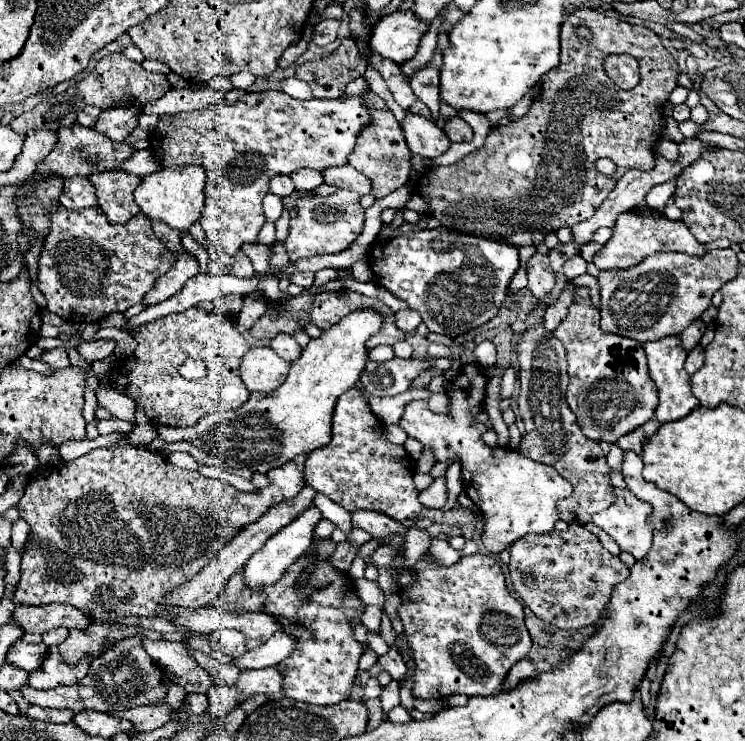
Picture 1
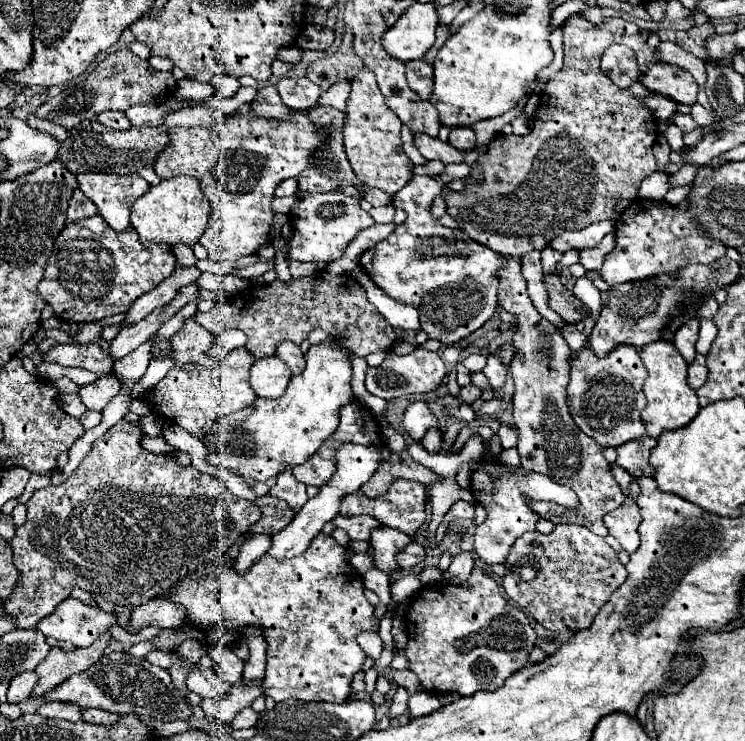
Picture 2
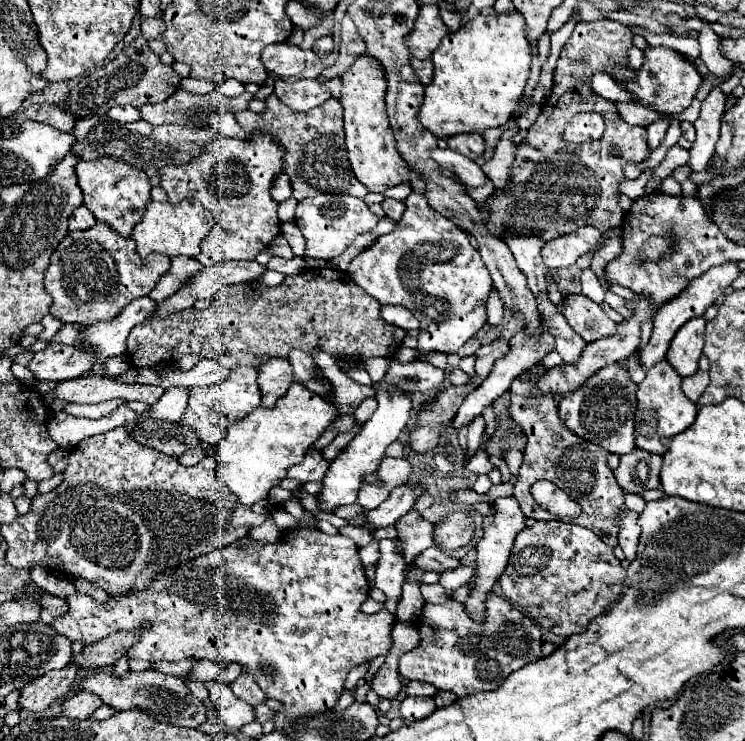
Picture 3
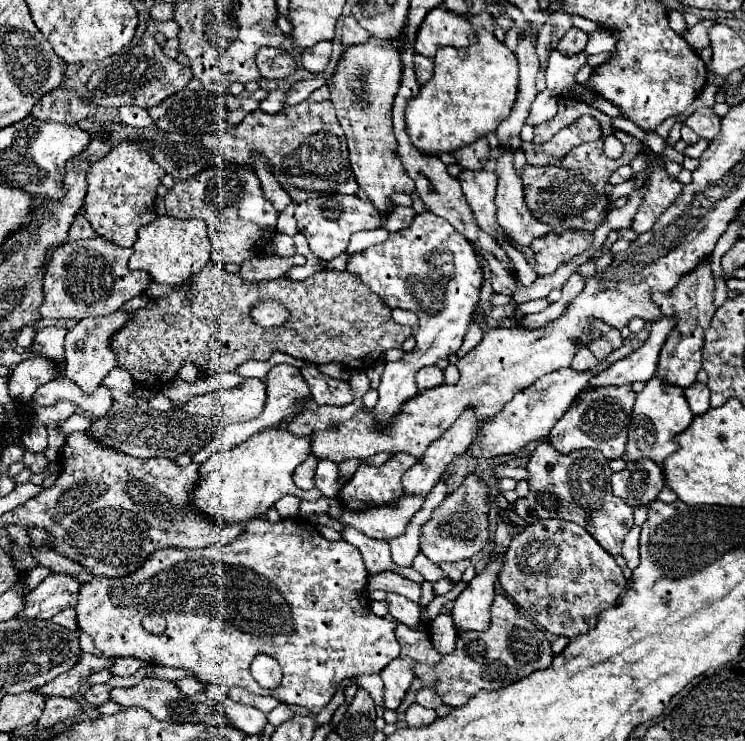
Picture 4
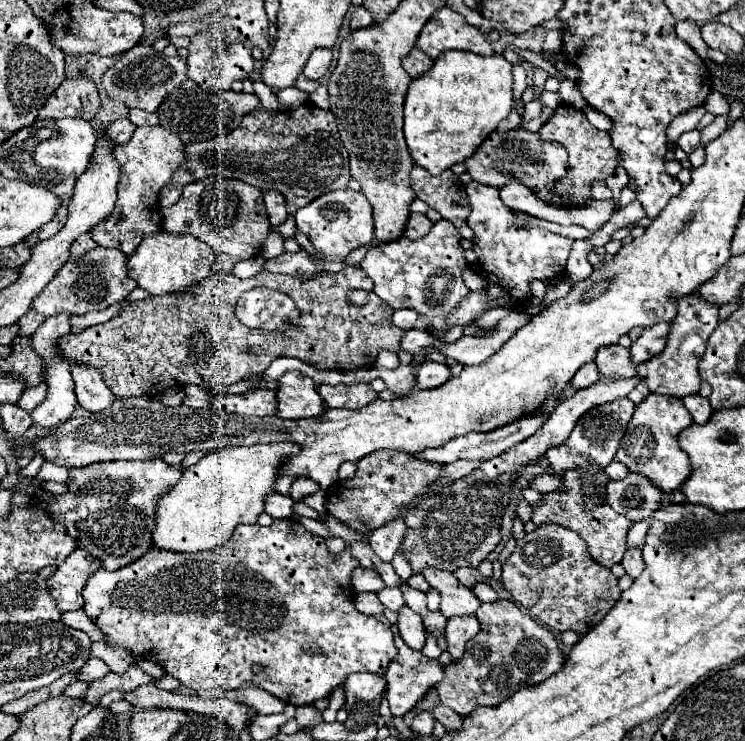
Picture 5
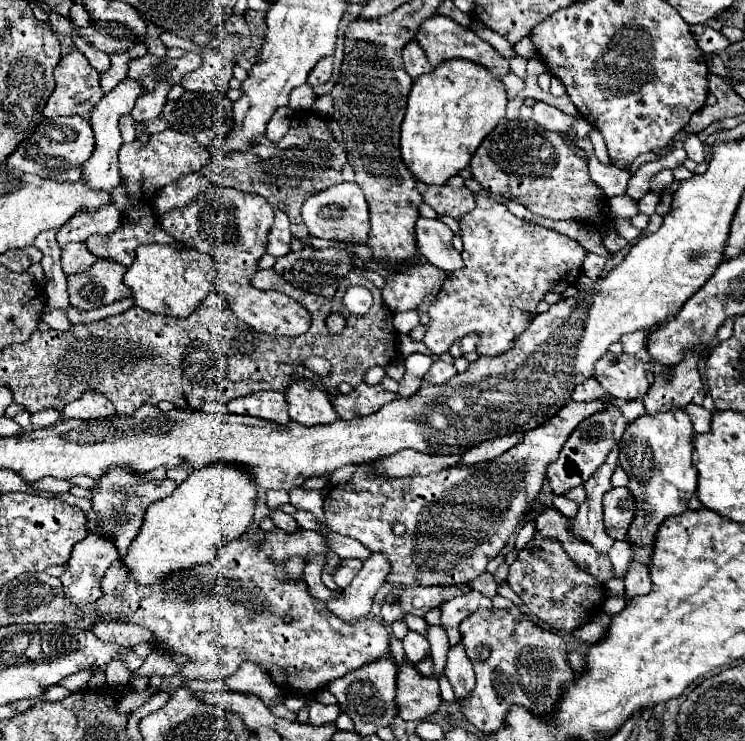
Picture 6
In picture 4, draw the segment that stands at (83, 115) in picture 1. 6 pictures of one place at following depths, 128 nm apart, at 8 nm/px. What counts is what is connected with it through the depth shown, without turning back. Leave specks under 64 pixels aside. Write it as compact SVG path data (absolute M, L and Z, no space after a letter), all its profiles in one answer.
M120 106L118 108L120 112L120 120L128 126L136 126L136 128L146 128L146 126L152 126L154 120L150 118L150 114L138 106Z

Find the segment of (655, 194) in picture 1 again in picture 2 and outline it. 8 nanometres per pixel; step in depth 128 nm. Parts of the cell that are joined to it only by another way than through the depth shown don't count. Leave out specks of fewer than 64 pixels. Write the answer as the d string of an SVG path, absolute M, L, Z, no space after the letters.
M686 164L686 166L682 166L682 168L672 176L672 184L674 184L674 186L690 184L690 182L696 178L696 174L698 174L698 166Z

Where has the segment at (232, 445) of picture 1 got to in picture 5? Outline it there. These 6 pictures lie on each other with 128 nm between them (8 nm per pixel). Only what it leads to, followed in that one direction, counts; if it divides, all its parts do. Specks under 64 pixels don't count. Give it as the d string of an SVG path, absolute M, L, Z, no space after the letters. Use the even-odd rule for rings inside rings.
M254 444L206 454L190 466L178 484L156 504L152 548L170 552L212 550L228 540L238 524L256 524L264 512L264 496L274 492L278 468L284 458L300 452L296 444ZM319 490L318 492L316 492L316 494L307 496L303 500L303 502L306 505L318 511L319 514L322 516L327 514L327 510L325 507L325 501L326 501L326 492L323 490Z

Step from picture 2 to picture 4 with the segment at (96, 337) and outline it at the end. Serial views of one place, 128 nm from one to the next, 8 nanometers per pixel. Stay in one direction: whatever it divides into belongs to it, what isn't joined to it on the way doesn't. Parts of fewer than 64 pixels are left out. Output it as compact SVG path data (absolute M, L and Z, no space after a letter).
M114 368L106 378L104 384L108 388L114 388L114 404L108 410L104 418L96 418L90 428L84 430L84 434L92 436L98 444L124 452L134 458L176 458L180 454L196 454L200 448L210 444L214 438L218 438L220 428L218 422L204 416L192 416L186 410L172 410L172 412L160 412L154 410L146 398L136 398L132 394L134 384L128 372Z

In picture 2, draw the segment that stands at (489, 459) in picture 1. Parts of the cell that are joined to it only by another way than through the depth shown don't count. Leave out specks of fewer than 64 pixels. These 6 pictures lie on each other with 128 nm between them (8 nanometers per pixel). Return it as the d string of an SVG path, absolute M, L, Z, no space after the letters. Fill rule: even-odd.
M414 402L406 408L404 412L404 430L408 432L410 438L422 440L424 434L432 428L438 426L438 420L434 414L430 414L428 404L424 402ZM496 460L478 462L476 470L472 472L472 492L474 492L476 500L488 512L486 520L482 524L478 524L476 534L474 534L474 550L476 550L478 558L486 564L504 564L516 538L520 538L520 534L536 528L536 522L540 518L526 506L526 496L532 500L550 500L564 508L580 506L578 496L568 486L562 486L544 474L534 474L534 472L524 474L522 468L510 470Z

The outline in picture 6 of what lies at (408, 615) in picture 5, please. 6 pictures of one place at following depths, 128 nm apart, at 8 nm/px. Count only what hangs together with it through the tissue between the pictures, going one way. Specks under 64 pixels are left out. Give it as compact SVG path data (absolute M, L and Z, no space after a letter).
M408 632L406 634L406 638L402 640L402 644L404 644L404 650L406 650L406 656L408 656L408 660L412 662L412 664L418 664L420 660L424 660L424 658L428 658L430 656L430 644L428 644L428 640L422 636L422 634L418 634L418 632Z

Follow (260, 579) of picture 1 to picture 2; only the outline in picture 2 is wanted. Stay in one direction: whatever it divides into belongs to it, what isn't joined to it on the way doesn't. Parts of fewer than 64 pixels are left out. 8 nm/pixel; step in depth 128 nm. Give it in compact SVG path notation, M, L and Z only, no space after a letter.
M340 444L338 448L340 452L336 452L336 474L332 476L332 480L320 488L318 496L310 498L304 508L300 508L294 516L294 520L278 534L272 536L272 548L268 550L270 556L276 556L276 558L294 558L294 556L300 556L308 544L312 542L312 538L316 534L322 532L322 526L326 522L330 522L332 518L338 516L340 512L340 502L344 496L348 494L354 494L360 490L360 486L364 482L370 480L370 476L376 472L378 464L380 464L380 458L382 458L382 450L378 446L360 446L360 444Z

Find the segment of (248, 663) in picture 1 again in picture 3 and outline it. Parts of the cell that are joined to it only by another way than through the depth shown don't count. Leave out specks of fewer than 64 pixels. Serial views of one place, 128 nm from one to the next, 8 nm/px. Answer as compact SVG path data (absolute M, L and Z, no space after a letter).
M198 660L192 670L186 674L186 678L190 680L214 680L218 674L222 672L222 666L218 662L212 662L212 660Z

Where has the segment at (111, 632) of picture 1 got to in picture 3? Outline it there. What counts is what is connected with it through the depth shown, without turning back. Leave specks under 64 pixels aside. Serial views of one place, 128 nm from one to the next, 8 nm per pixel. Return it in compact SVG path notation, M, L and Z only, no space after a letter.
M72 662L68 664L68 668L56 670L56 672L48 672L48 676L40 676L40 680L32 680L32 684L28 684L28 688L22 688L18 704L20 708L28 710L28 712L42 712L46 710L52 702L56 702L58 698L64 698L74 680L76 680L76 668L72 668Z

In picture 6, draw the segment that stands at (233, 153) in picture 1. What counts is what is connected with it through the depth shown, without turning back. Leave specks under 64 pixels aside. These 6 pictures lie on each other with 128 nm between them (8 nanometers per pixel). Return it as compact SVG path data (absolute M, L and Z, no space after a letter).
M212 188L204 194L200 194L192 204L188 204L186 208L178 208L178 210L170 210L162 216L162 228L174 236L176 240L196 248L198 252L210 254L214 264L216 264L216 276L214 276L214 288L220 290L220 294L226 296L226 302L230 304L230 310L244 320L248 326L252 326L254 330L268 334L268 336L302 336L308 332L310 328L310 312L302 308L300 302L296 302L294 298L280 294L274 290L260 290L250 284L250 278L254 276L254 272L258 270L258 262L260 258L266 254L266 246L268 246L268 232L272 228L272 220L274 220L274 212L272 206L268 206L264 202L264 198L260 196L252 196L252 194L244 194L244 192L236 192L234 188Z

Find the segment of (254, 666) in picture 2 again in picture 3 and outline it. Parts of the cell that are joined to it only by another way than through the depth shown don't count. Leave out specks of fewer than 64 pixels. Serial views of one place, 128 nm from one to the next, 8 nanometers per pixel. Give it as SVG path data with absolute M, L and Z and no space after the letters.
M240 674L234 682L232 682L232 692L240 698L240 700L244 700L244 702L248 702L248 704L252 704L252 706L258 706L258 704L262 704L262 702L266 702L266 694L258 688L258 684L248 676L248 674Z

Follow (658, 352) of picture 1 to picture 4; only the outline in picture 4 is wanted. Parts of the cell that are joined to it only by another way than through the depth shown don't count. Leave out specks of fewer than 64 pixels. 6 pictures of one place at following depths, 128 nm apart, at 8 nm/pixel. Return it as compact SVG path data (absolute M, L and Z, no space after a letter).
M654 376L652 380L648 380L648 386L644 386L644 390L640 394L636 394L626 452L622 458L626 462L634 462L638 458L650 458L652 462L662 466L664 460L678 450L678 446L674 444L674 436L684 432L690 426L692 418L694 418L692 410L688 408L686 400L684 400L684 390L664 386L664 382Z

